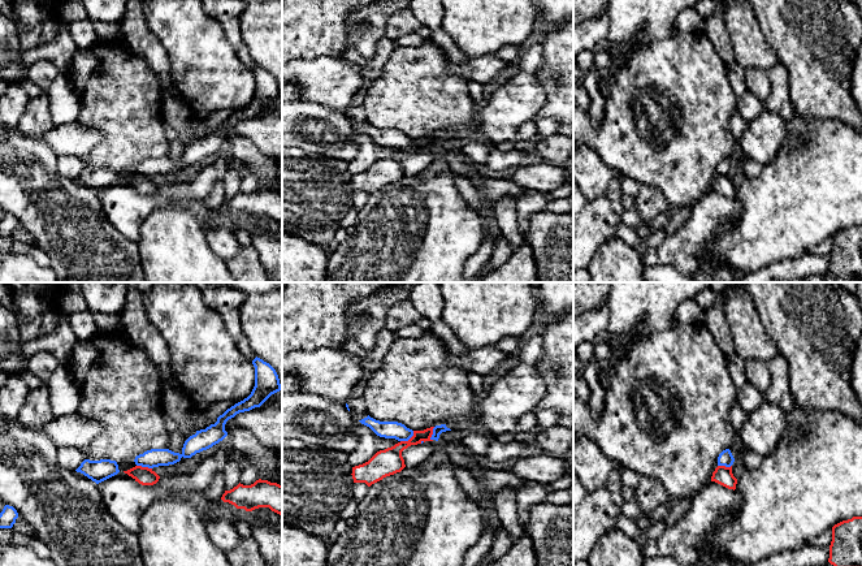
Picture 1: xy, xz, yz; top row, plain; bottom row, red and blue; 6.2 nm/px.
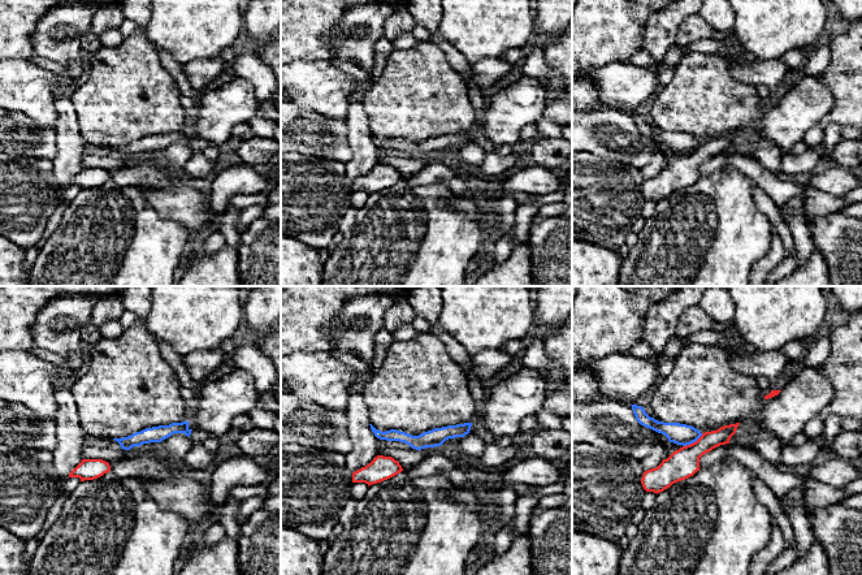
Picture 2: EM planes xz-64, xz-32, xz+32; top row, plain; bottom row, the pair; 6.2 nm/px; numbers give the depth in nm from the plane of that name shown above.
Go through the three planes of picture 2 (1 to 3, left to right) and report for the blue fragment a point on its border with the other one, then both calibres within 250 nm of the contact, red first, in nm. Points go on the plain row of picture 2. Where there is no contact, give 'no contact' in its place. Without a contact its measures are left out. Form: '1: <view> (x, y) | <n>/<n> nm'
1: no contact
2: no contact
3: xz+32 (693, 151) | 190/130 nm

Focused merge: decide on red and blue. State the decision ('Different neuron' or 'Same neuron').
Different neuron

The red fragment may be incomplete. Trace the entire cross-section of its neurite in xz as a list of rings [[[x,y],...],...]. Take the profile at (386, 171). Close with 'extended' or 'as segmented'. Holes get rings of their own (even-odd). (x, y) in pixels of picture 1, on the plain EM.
[[[433,137],[413,139],[413,144],[408,150],[400,150],[391,156],[380,159],[368,170],[352,176],[354,191],[365,191],[371,195],[386,185],[400,181],[406,176],[402,160],[411,154],[433,150],[430,147]]]; as segmented

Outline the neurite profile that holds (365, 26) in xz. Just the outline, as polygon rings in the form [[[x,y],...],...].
[[[378,0],[350,13],[342,53],[348,51],[361,61],[371,61],[374,57],[377,42],[385,36],[390,16],[408,8],[410,3],[411,0]]]

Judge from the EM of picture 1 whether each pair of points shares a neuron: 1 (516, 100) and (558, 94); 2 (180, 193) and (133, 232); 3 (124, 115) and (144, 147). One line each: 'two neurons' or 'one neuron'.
1: two neurons
2: one neuron
3: one neuron

